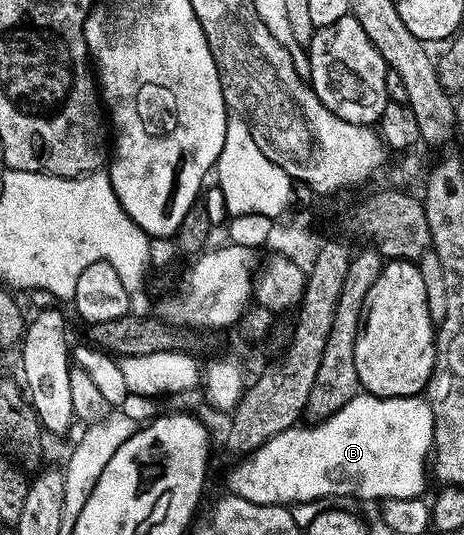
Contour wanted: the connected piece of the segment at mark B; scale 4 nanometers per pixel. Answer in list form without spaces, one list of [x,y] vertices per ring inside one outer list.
[[[366,391],[360,392],[358,397],[354,397],[345,407],[338,409],[333,416],[325,420],[312,424],[312,429],[299,429],[292,427],[274,433],[267,442],[261,447],[257,447],[251,453],[242,458],[240,465],[235,465],[227,473],[226,492],[233,497],[249,499],[249,503],[258,505],[278,505],[280,503],[294,503],[297,501],[324,500],[329,497],[339,497],[342,493],[352,493],[355,497],[364,497],[367,501],[378,502],[387,497],[416,497],[418,498],[423,492],[423,484],[429,481],[429,458],[433,453],[435,443],[435,416],[431,410],[431,405],[422,397],[375,397]]]

